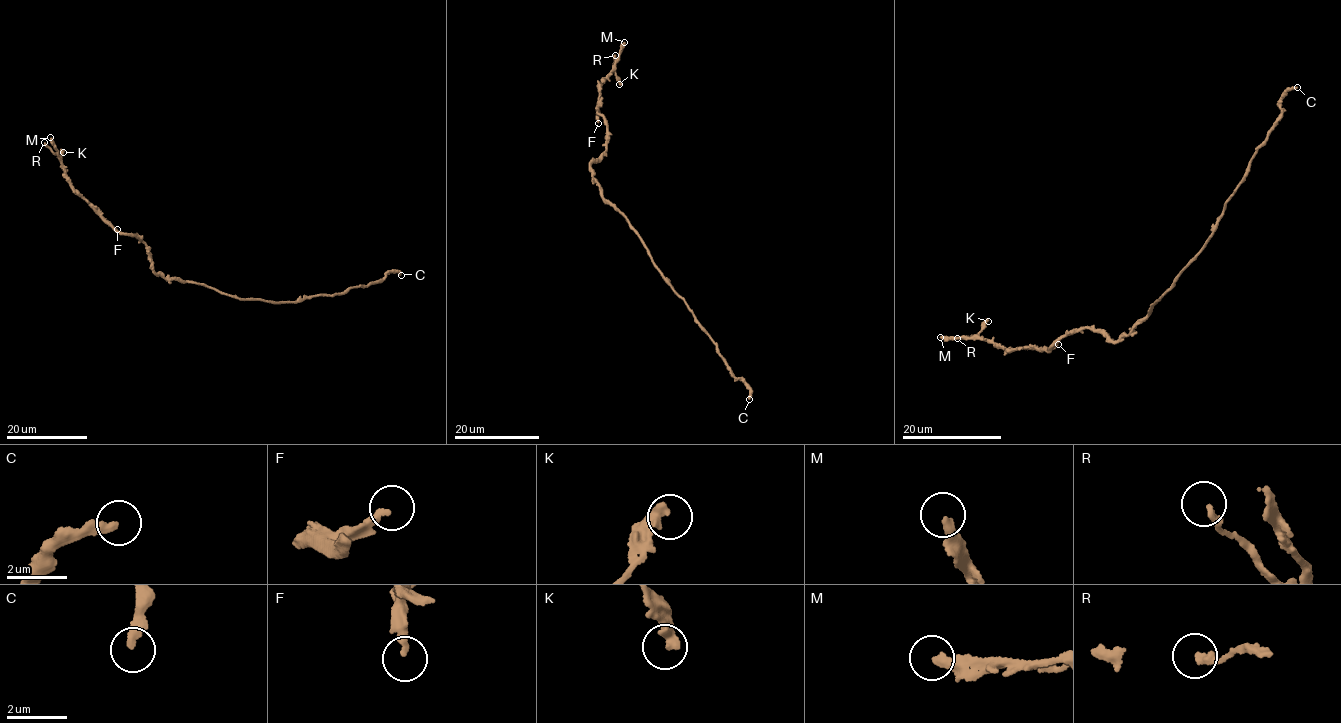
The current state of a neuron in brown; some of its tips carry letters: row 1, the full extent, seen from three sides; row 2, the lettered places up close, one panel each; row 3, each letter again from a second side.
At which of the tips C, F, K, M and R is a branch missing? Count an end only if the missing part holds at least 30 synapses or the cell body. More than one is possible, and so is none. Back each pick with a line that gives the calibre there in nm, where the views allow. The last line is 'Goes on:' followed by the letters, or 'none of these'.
Goes on: none of these

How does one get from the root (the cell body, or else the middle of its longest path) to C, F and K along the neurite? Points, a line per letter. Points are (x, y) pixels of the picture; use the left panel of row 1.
C: (202, 284), (243, 300), (279, 303), (339, 295), (373, 284), (391, 272), (401, 275)
F: (202, 284), (155, 273), (145, 244), (133, 234), (122, 234), (117, 229)
K: (202, 284), (164, 277), (154, 272), (145, 244), (103, 220), (73, 189), (59, 159), (63, 152)

